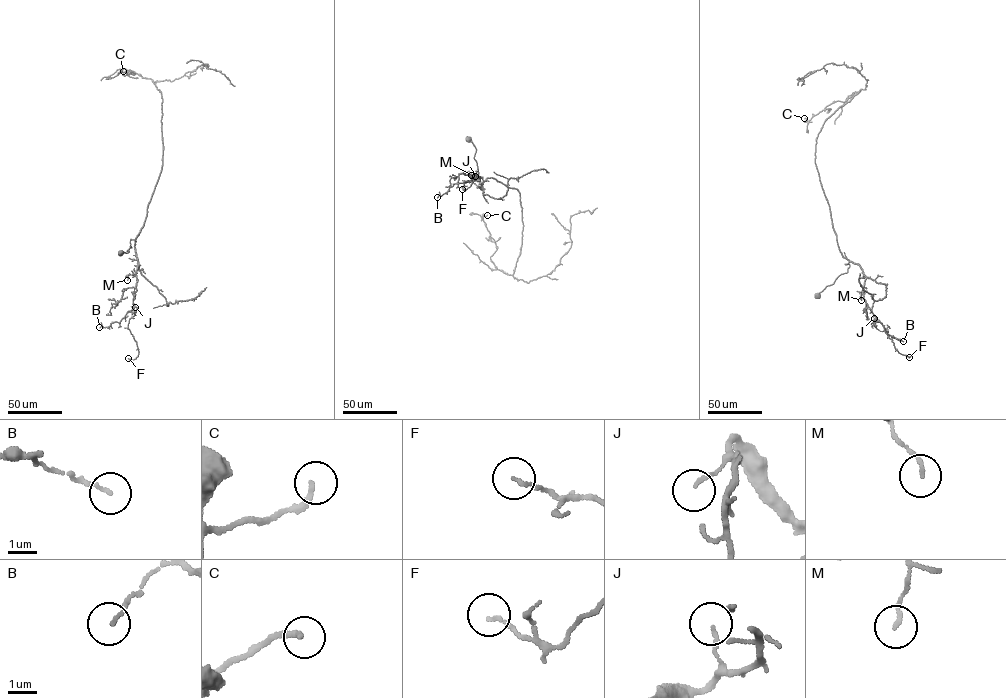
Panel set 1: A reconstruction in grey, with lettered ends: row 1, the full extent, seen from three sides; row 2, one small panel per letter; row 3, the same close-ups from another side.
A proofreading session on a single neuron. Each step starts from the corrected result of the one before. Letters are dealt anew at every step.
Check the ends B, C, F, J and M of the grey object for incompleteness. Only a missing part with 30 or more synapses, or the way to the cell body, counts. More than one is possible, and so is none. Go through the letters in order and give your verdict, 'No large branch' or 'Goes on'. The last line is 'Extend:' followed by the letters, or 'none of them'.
B: No large branch
C: No large branch
F: No large branch
J: No large branch
M: No large branch
Extend: none of them

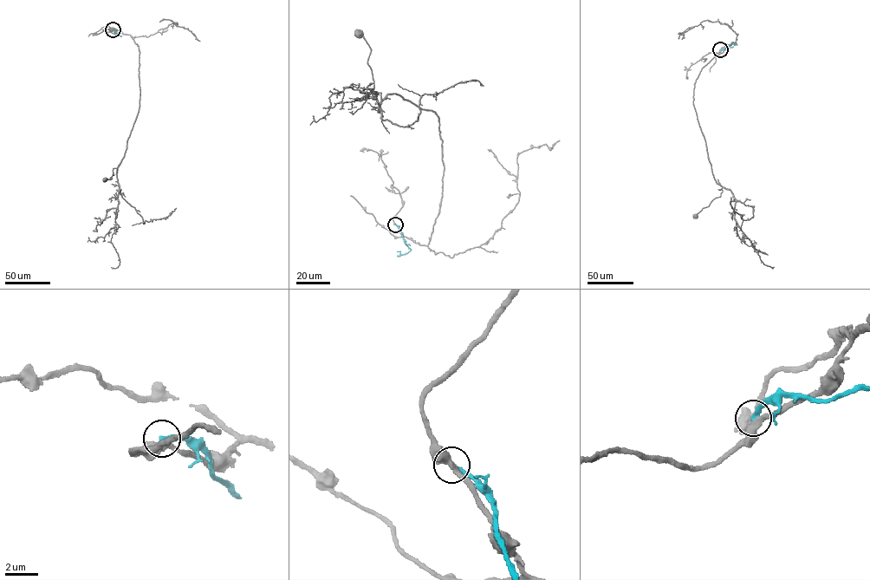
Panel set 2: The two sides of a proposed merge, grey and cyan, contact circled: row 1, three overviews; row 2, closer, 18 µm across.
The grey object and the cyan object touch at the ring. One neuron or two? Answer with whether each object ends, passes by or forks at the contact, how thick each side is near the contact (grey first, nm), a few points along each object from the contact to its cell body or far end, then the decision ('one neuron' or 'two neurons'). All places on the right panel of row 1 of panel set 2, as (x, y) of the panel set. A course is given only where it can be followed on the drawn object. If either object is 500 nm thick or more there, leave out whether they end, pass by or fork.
grey passes by | cyan ends | 380/240 nm | grey via (720, 50), (731, 42), (702, 68), (694, 85), (693, 105), (713, 176), (722, 192), (695, 216) | cyan via (720, 49), (733, 42), (736, 45), (736, 42) | two neurons

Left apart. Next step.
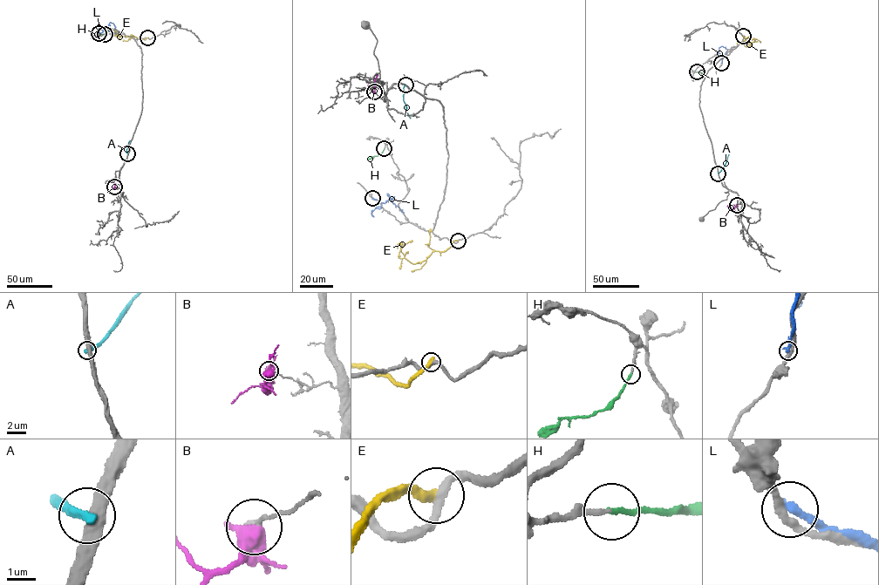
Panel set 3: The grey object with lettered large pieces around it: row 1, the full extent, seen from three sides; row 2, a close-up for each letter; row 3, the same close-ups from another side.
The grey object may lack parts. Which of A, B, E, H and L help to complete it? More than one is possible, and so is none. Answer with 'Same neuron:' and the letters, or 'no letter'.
Same neuron: H

